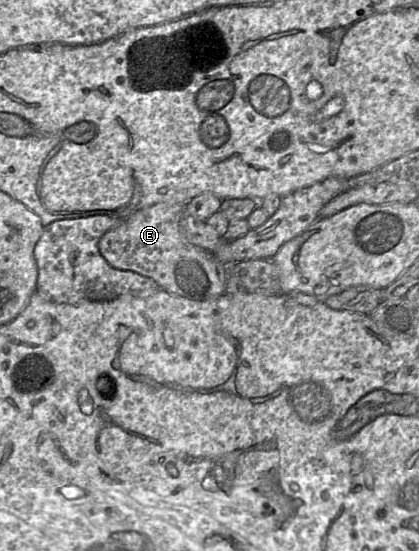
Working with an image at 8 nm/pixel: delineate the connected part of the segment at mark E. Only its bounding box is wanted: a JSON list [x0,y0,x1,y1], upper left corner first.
[99,203,229,300]

